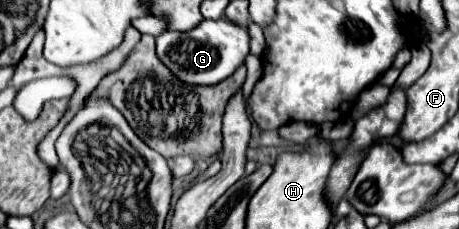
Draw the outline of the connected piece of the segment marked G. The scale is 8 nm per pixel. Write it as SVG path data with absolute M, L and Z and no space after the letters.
M203 20L197 28L189 32L163 32L157 36L157 58L177 76L177 80L193 86L213 86L219 84L221 80L227 80L247 58L249 54L249 34L245 26L237 26L231 20Z

